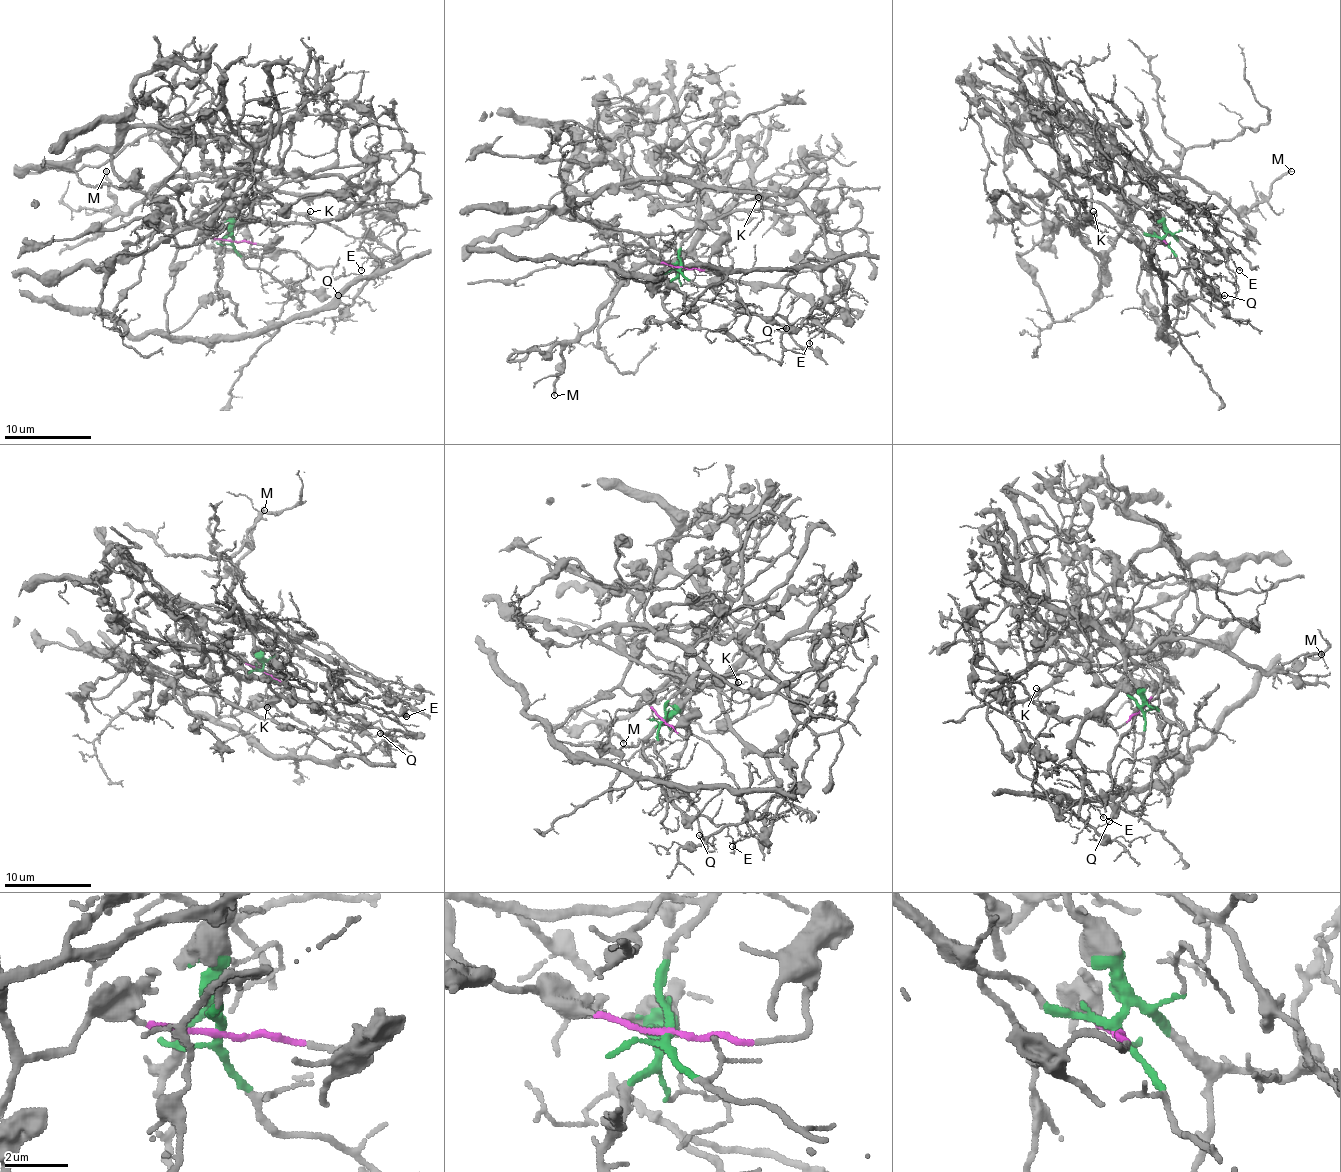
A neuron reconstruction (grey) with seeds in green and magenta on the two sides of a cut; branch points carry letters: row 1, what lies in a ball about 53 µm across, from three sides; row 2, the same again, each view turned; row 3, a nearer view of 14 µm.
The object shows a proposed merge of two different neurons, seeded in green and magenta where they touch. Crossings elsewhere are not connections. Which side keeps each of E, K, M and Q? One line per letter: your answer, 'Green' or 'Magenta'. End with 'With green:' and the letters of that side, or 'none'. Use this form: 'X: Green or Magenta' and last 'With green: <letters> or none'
E: Green
K: Magenta
M: Green
Q: Magenta
With green: E, M

